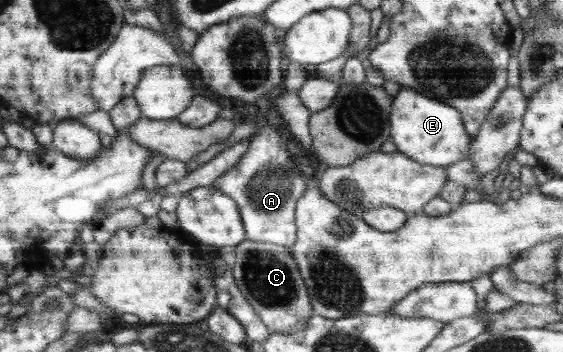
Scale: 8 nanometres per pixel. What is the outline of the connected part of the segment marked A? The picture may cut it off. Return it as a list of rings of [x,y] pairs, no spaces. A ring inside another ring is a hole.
[[[262,127],[250,139],[246,153],[236,162],[236,167],[222,174],[211,186],[228,194],[236,202],[245,239],[291,247],[296,242],[297,234],[294,208],[298,198],[305,193],[312,181],[296,166],[284,137],[279,127]]]

